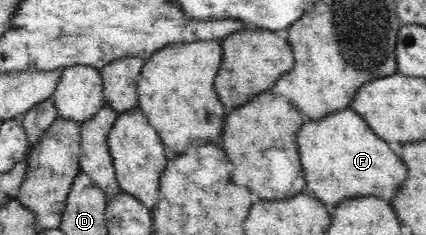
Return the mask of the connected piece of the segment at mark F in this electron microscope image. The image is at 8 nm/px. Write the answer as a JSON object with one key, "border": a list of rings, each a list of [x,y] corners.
{"border":[[[342,109],[319,119],[305,118],[297,132],[297,147],[304,169],[305,190],[310,189],[324,205],[333,208],[341,200],[376,196],[391,202],[408,169],[387,141],[380,138],[354,110]]]}

